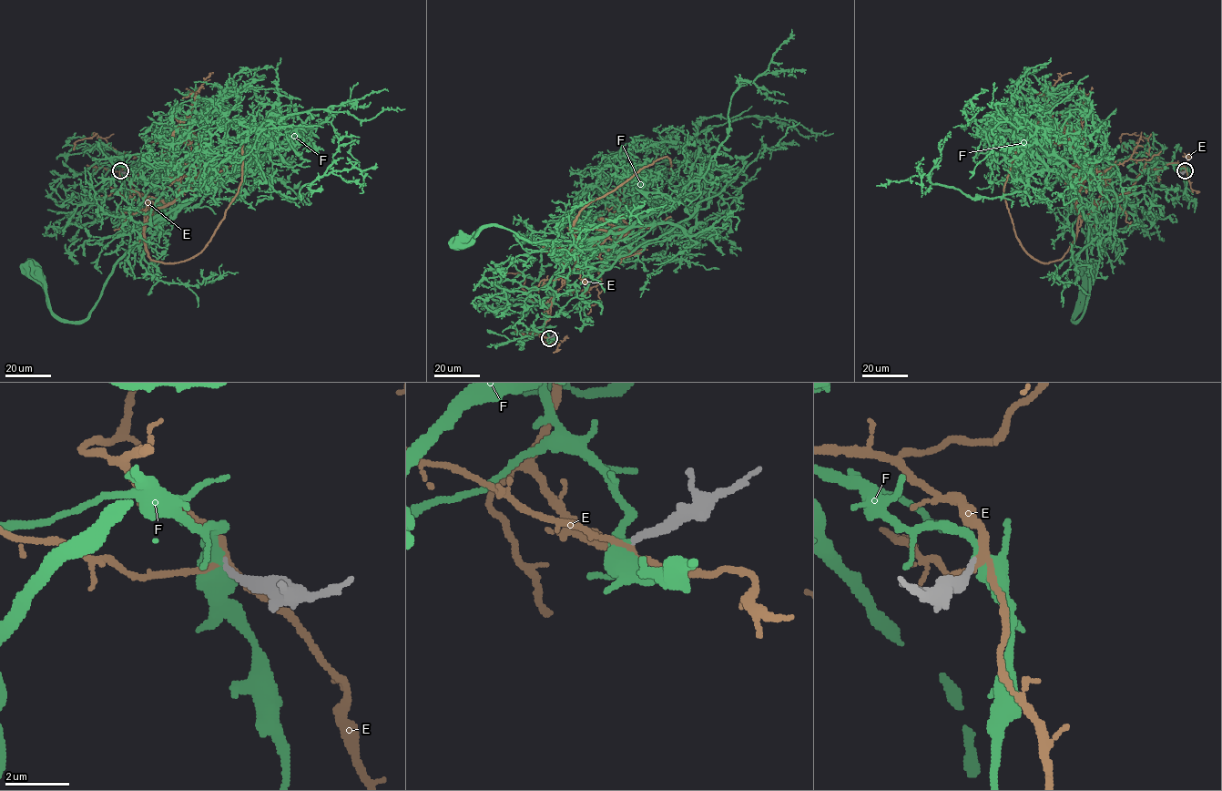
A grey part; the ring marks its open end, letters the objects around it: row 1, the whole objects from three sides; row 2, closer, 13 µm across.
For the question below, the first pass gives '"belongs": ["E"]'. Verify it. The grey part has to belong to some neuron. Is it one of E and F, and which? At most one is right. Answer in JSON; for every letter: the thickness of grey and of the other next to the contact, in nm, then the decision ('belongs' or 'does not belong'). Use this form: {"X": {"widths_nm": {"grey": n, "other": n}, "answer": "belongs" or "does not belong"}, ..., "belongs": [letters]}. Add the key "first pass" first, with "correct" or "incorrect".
{"first pass": "incorrect", "E": {"widths_nm": {"grey": 220, "other": 240}, "answer": "does not belong"}, "F": {"widths_nm": {"grey": 240, "other": 320}, "answer": "belongs"}, "belongs": ["F"]}

